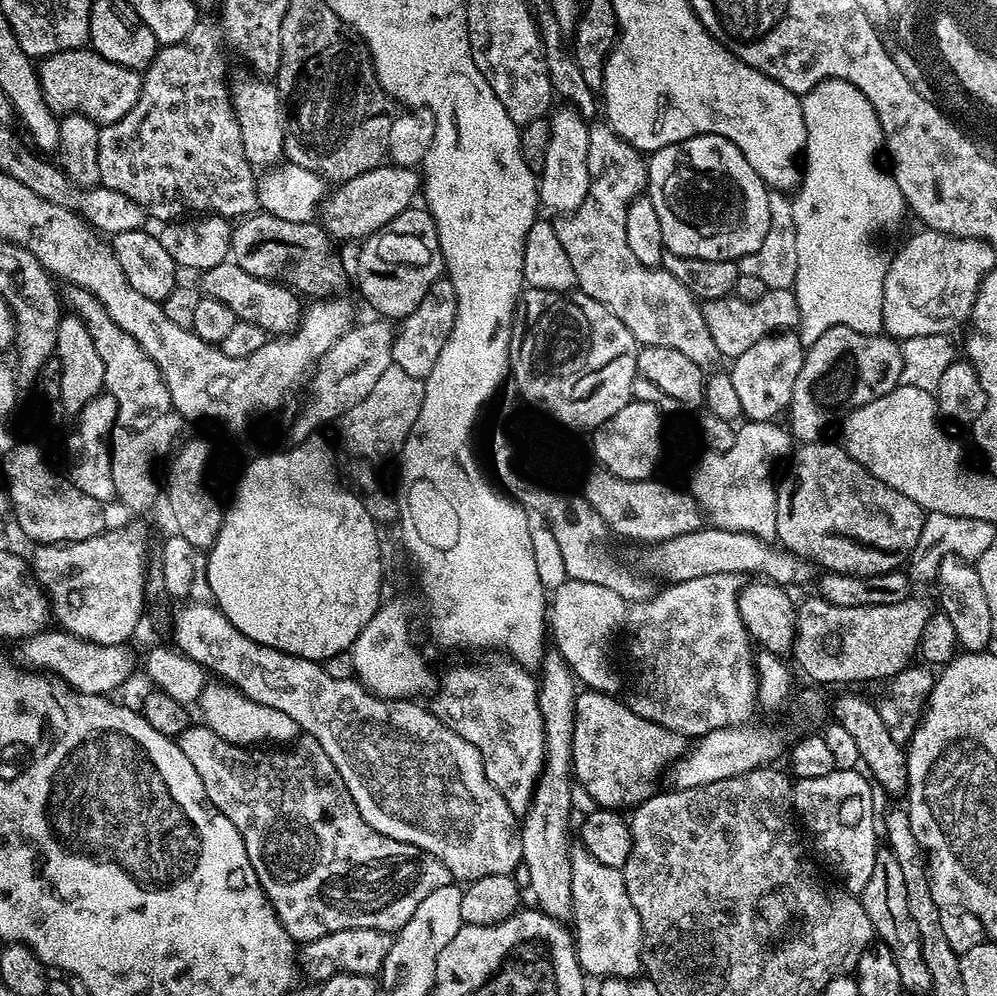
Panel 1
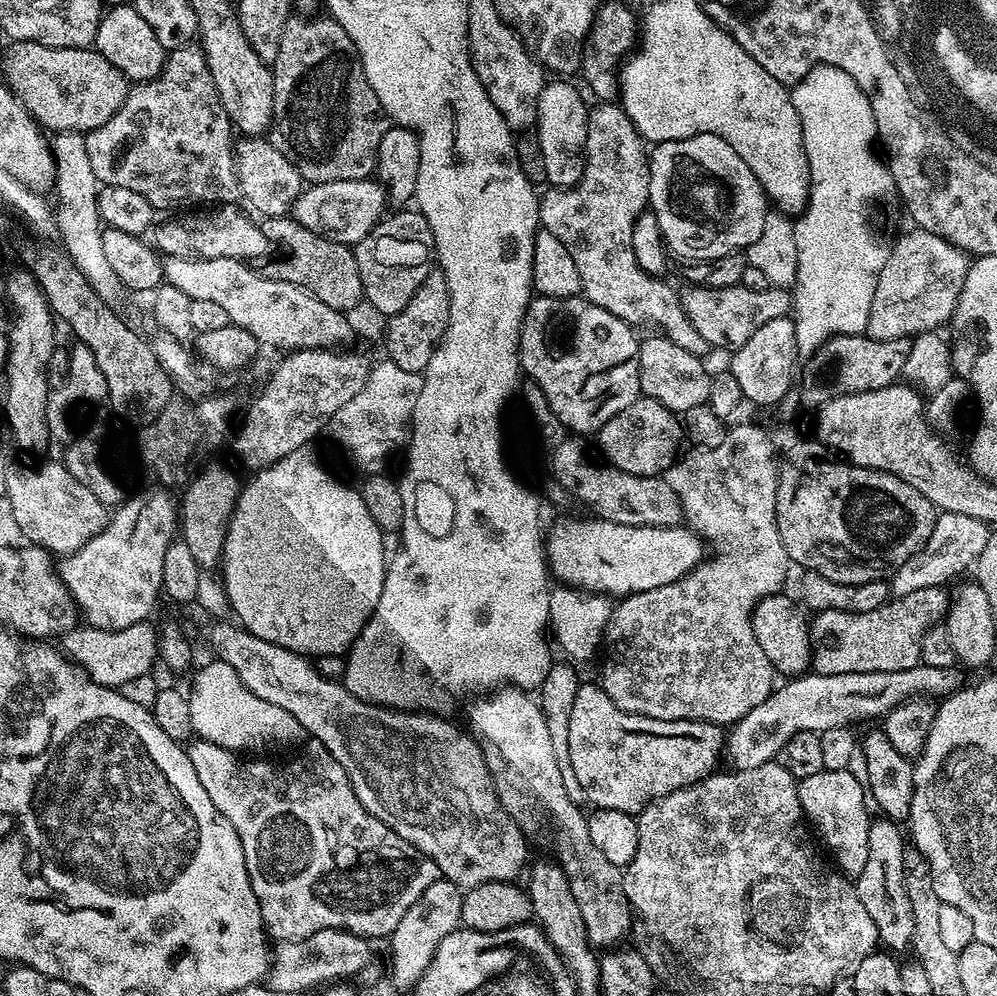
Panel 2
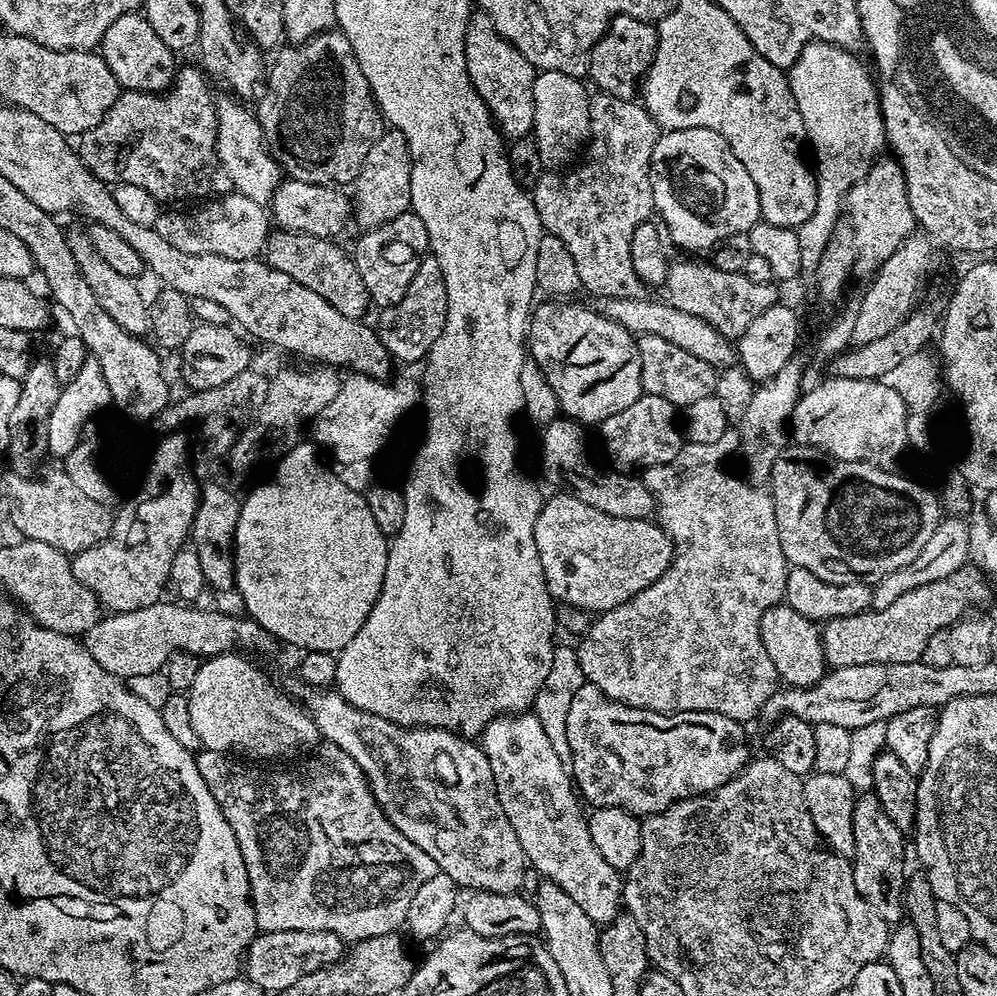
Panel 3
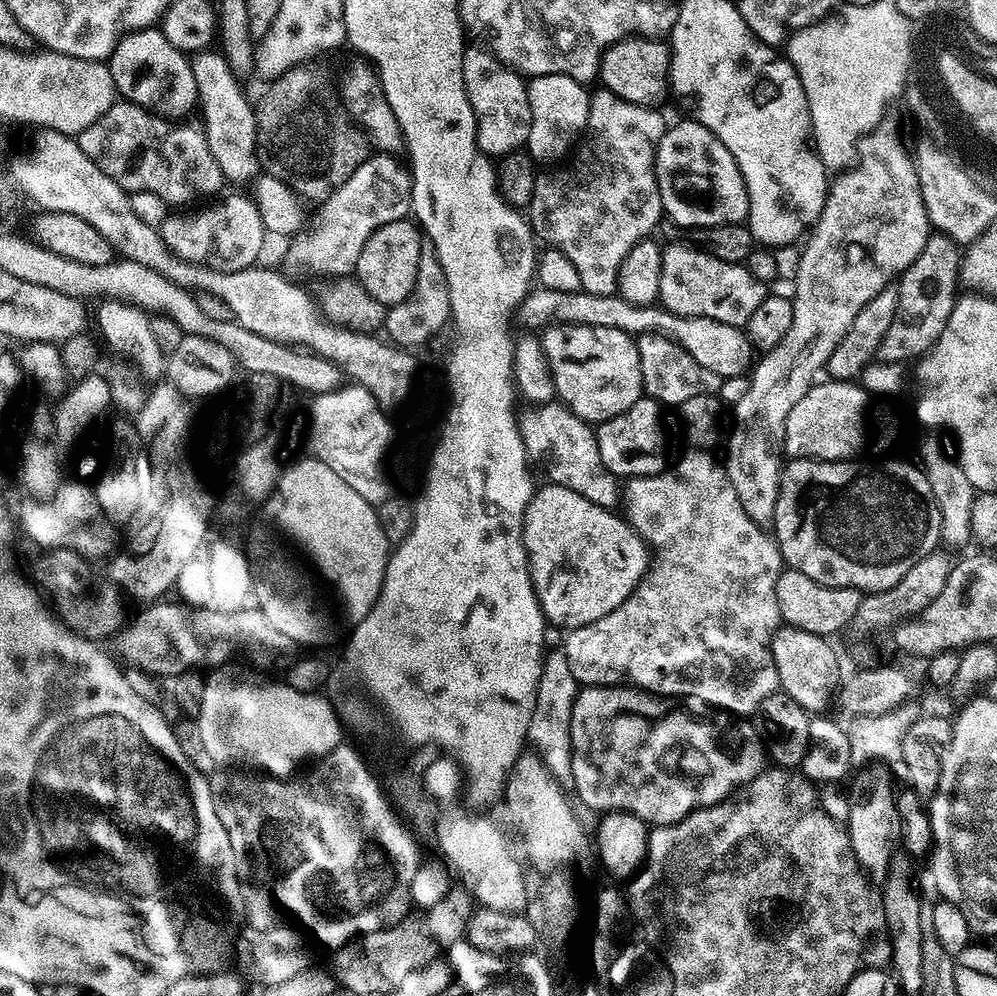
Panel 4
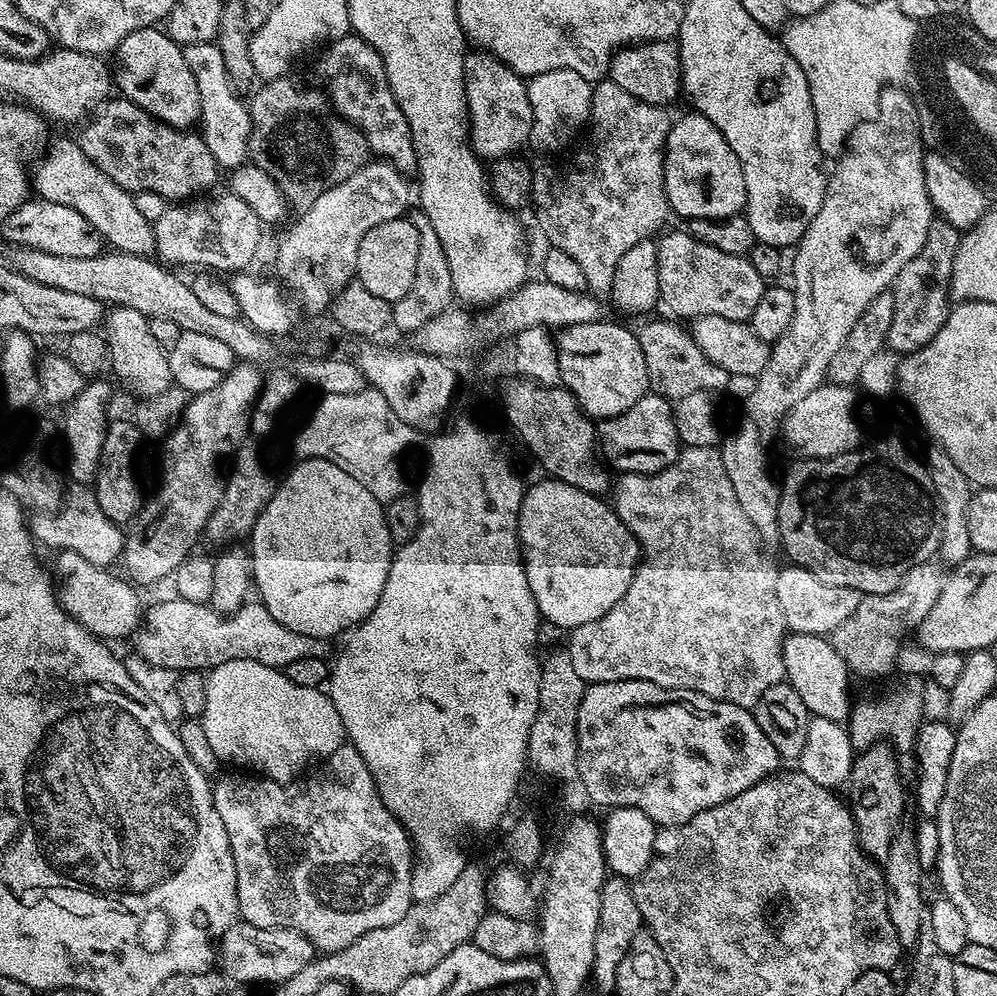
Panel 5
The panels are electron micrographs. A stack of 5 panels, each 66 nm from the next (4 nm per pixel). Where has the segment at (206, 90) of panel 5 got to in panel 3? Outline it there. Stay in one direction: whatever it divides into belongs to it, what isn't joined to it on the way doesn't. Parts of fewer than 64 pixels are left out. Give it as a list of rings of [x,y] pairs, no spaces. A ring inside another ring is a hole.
[[[223,95],[216,96],[216,153],[223,175],[237,193],[252,198],[258,204],[267,205],[282,181],[280,165],[268,152],[260,121],[249,109],[248,112],[244,109],[247,107],[239,99]]]

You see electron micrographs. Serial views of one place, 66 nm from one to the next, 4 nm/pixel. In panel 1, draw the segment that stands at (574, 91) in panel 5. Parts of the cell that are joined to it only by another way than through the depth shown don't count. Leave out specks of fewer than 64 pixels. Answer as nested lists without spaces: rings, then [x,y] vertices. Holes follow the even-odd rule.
[[[557,107],[548,120],[550,135],[546,146],[544,169],[538,174],[538,191],[540,203],[545,209],[553,208],[556,214],[571,214],[578,210],[578,206],[582,206],[590,186],[590,134],[589,121],[581,117],[575,108],[563,107]]]

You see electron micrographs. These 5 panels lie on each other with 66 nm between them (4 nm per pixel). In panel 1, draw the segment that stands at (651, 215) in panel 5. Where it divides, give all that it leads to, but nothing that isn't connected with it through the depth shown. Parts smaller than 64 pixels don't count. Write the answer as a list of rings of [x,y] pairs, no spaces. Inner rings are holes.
[[[607,122],[589,123],[590,154],[588,155],[588,169],[590,170],[590,186],[582,206],[571,214],[564,214],[555,221],[558,242],[562,242],[566,254],[570,257],[570,266],[574,266],[576,275],[576,288],[586,293],[594,302],[602,302],[630,334],[634,334],[637,345],[653,348],[654,346],[666,346],[670,350],[679,350],[686,354],[694,366],[705,370],[711,369],[715,360],[721,359],[718,346],[714,346],[714,338],[706,326],[704,309],[701,301],[674,278],[674,274],[647,268],[634,258],[630,245],[626,242],[626,214],[630,206],[639,196],[645,195],[648,187],[648,162],[639,150],[630,146],[620,135],[607,124]]]

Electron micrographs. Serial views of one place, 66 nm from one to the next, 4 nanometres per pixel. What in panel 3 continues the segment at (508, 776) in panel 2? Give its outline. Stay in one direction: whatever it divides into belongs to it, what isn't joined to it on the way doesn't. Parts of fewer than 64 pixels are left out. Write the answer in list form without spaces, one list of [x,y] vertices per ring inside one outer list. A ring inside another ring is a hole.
[[[517,714],[515,716],[499,716],[498,719],[491,720],[490,723],[484,727],[482,733],[482,747],[486,754],[486,758],[490,762],[490,770],[494,774],[498,802],[502,802],[502,810],[506,814],[506,818],[510,818],[510,826],[514,826],[514,834],[518,834],[518,842],[522,842],[525,861],[527,861],[531,867],[536,868],[543,879],[552,880],[558,886],[562,886],[562,890],[566,890],[566,894],[570,894],[570,898],[574,898],[574,902],[578,902],[578,906],[582,906],[583,912],[589,916],[596,925],[605,926],[611,923],[611,921],[622,911],[621,873],[614,866],[610,866],[610,862],[606,862],[606,858],[602,858],[602,854],[598,854],[594,842],[590,842],[588,817],[585,809],[580,809],[580,804],[582,805],[581,797],[578,795],[577,789],[574,787],[574,781],[571,775],[564,771],[561,759],[558,758],[557,752],[555,752],[553,747],[550,746],[550,741],[546,738],[546,733],[542,730],[542,725],[538,722],[538,718],[533,714]]]

